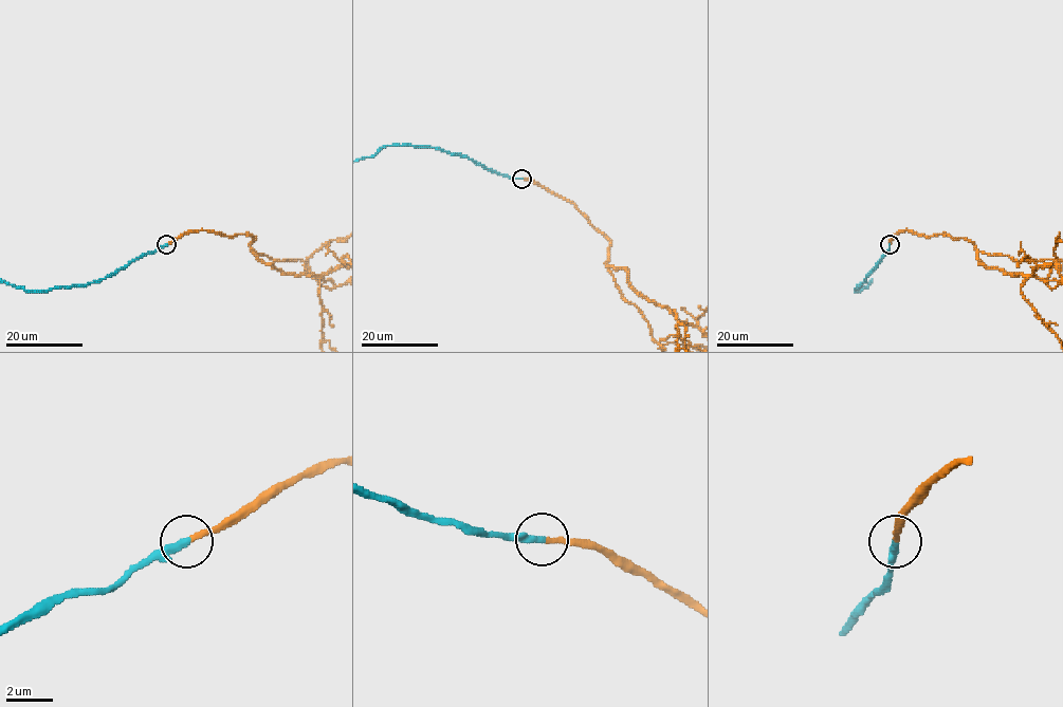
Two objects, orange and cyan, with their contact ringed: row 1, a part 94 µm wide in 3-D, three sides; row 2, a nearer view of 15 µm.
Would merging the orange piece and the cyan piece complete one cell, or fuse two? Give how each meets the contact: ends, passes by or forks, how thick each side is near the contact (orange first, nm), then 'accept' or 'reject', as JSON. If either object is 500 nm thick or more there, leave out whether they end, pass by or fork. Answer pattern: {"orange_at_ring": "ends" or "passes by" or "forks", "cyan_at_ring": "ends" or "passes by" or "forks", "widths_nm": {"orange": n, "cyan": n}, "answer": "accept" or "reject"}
{"orange_at_ring": "ends", "cyan_at_ring": "ends", "widths_nm": {"orange": 240, "cyan": 320}, "answer": "accept"}

